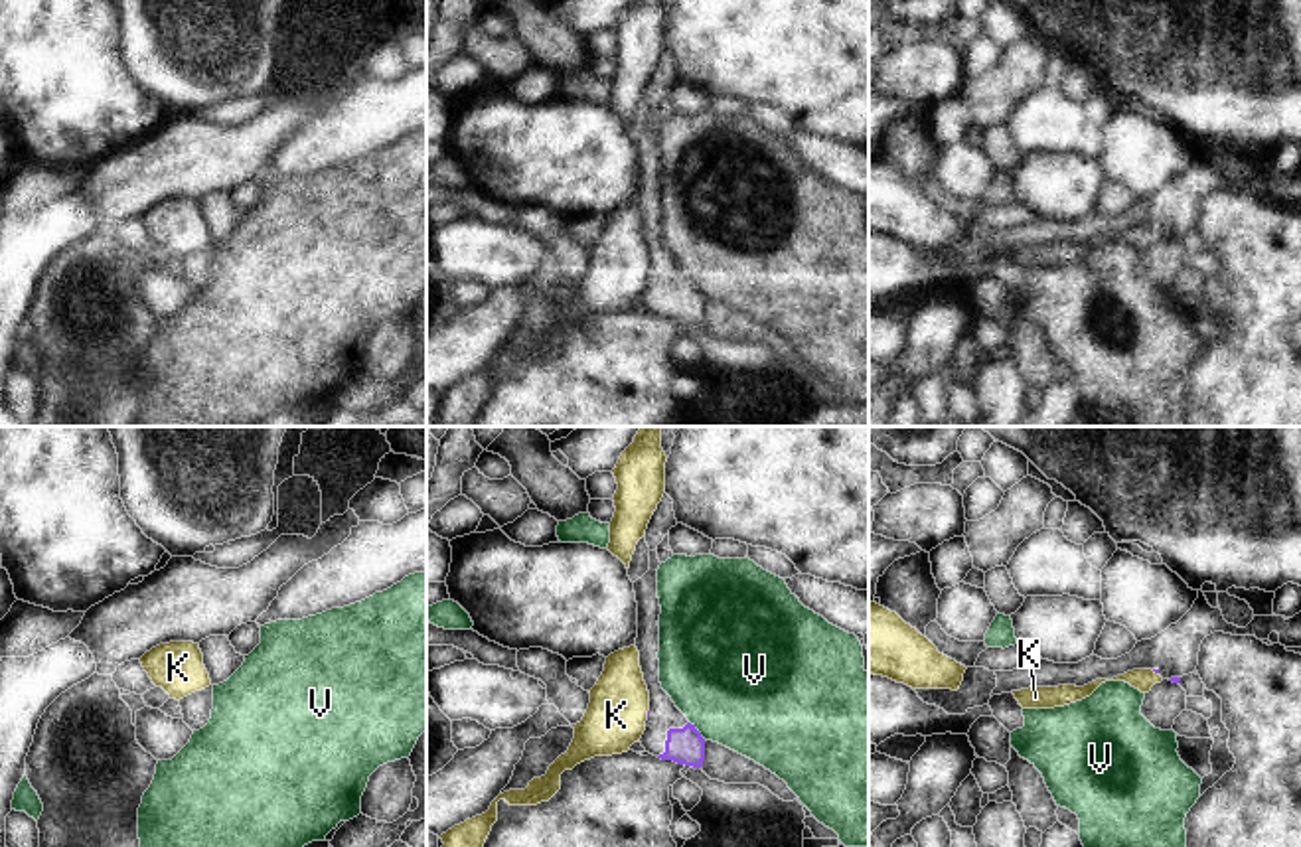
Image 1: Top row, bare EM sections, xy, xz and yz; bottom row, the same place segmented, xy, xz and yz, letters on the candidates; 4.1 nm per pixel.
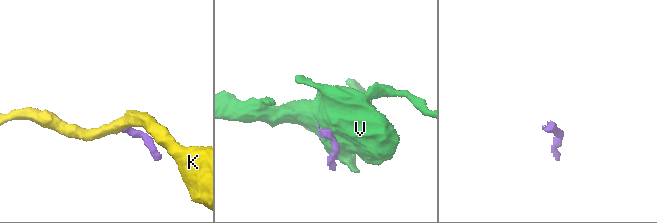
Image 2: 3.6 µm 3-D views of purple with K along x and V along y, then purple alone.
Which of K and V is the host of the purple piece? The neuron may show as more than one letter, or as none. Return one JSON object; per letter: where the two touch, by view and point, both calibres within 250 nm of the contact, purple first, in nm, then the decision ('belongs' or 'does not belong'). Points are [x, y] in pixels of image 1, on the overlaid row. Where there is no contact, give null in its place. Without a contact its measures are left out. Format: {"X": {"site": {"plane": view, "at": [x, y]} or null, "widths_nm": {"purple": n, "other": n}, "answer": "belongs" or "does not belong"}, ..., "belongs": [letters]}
{"K": {"site": {"plane": "xz", "at": [648, 713]}, "widths_nm": {"purple": 20, "other": 240}, "answer": "does not belong"}, "V": {"site": {"plane": "xz", "at": [697, 731]}, "widths_nm": {"purple": 150, "other": 480}, "answer": "does not belong"}, "belongs": []}

